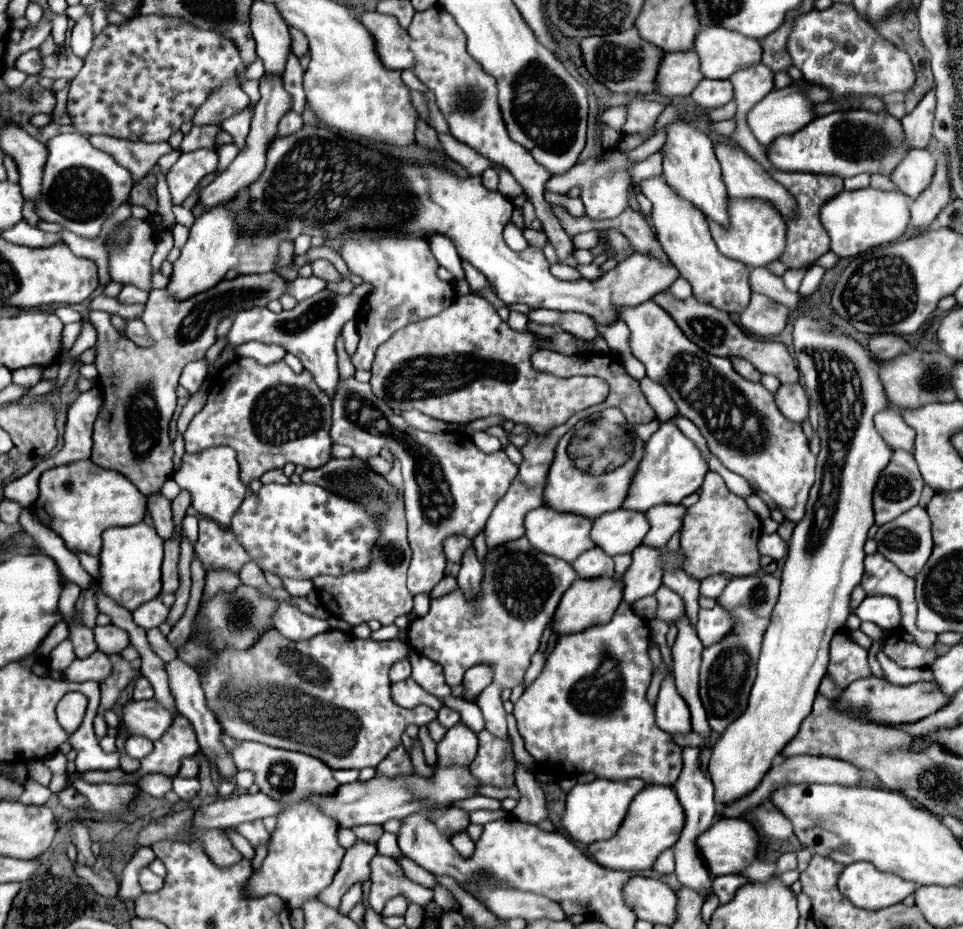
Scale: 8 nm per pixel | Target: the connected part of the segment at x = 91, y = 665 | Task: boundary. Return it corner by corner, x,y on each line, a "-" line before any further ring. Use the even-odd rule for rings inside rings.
97,650
89,658
83,658
83,660
77,658
71,664
71,668
67,668
63,674
71,682
87,682
87,680
103,682
103,680
107,680
111,676
111,672
113,672
113,666
111,666
107,654

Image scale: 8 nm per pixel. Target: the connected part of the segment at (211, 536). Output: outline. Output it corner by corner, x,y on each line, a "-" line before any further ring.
207,518
199,520
199,540
195,544
195,550
205,570
229,568
233,572
239,572
241,566
251,560
251,556
247,556
247,552
239,548
239,542
235,540
235,536
231,536
231,530
225,530

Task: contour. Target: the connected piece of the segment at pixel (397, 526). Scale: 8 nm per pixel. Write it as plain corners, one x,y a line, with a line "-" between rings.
357,456
349,460
331,458
325,466
315,470
305,470
301,474
301,480
307,484
319,484
323,488
329,488
329,492
337,492
341,496
347,496
351,500
359,500
365,504
365,508
379,516
379,528
383,528
383,538
379,544
375,544
371,568
367,572
349,572
347,576
317,576
313,580
319,604
329,612
329,616
341,618
351,626
357,626
361,622
379,620
381,626
393,624
393,620
401,614
409,614
413,610
413,594
407,590
407,568
411,562
411,548
407,542
407,522
405,522
405,510
403,500
397,498
395,490
385,482
383,476
375,474
365,460
359,460

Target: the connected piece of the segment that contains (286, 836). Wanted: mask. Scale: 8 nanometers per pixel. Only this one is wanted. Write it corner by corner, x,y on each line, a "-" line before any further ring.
239,742
233,750
233,762
237,770
255,772
255,784
261,784
261,778
271,778
271,794
267,796
286,806
277,816
265,862
261,870
251,876
245,892
249,896
277,894
289,908
301,908
305,900
315,898
331,884
345,856
345,848
337,842
339,822
325,816
311,800
311,796
335,796
339,782
333,778
331,768
319,758
255,742

